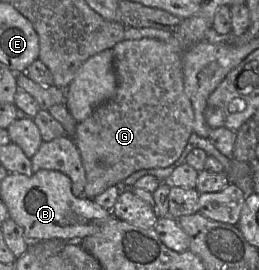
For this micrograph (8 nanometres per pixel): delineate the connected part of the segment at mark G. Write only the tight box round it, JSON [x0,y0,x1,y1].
[76,17,229,199]

